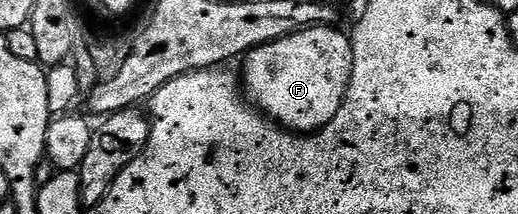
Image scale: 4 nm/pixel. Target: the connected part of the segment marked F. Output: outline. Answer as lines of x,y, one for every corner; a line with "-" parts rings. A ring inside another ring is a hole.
317,25
251,49
244,58
246,64
244,89
246,85
245,92
248,97
250,92
249,100
271,121
287,131
305,135
323,129
338,114
344,103
354,66
354,46
351,38
347,34
345,37
340,30
341,28
329,25

